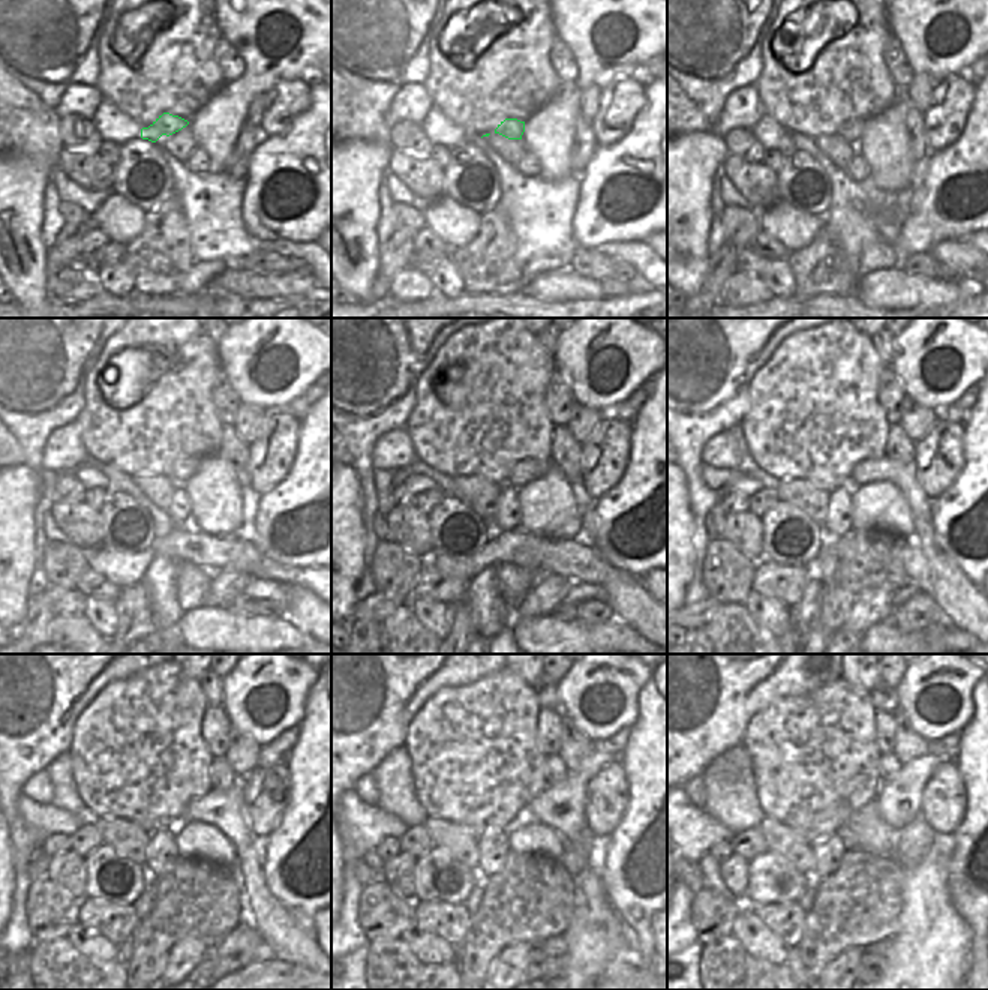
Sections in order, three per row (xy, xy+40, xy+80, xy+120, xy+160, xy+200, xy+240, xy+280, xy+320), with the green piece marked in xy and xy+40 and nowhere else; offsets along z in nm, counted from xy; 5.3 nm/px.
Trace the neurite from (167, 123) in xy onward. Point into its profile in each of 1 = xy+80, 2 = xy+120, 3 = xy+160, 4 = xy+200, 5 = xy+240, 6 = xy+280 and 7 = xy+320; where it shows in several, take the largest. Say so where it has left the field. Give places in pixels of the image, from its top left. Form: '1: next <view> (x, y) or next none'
1: next xy+80 (852, 131)
2: next xy+120 (183, 468)
3: next xy+160 (525, 471)
4: next xy+200 (904, 476)
5: next xy+240 (224, 809)
6: next xy+280 (561, 807)
7: next xy+320 (898, 803)

